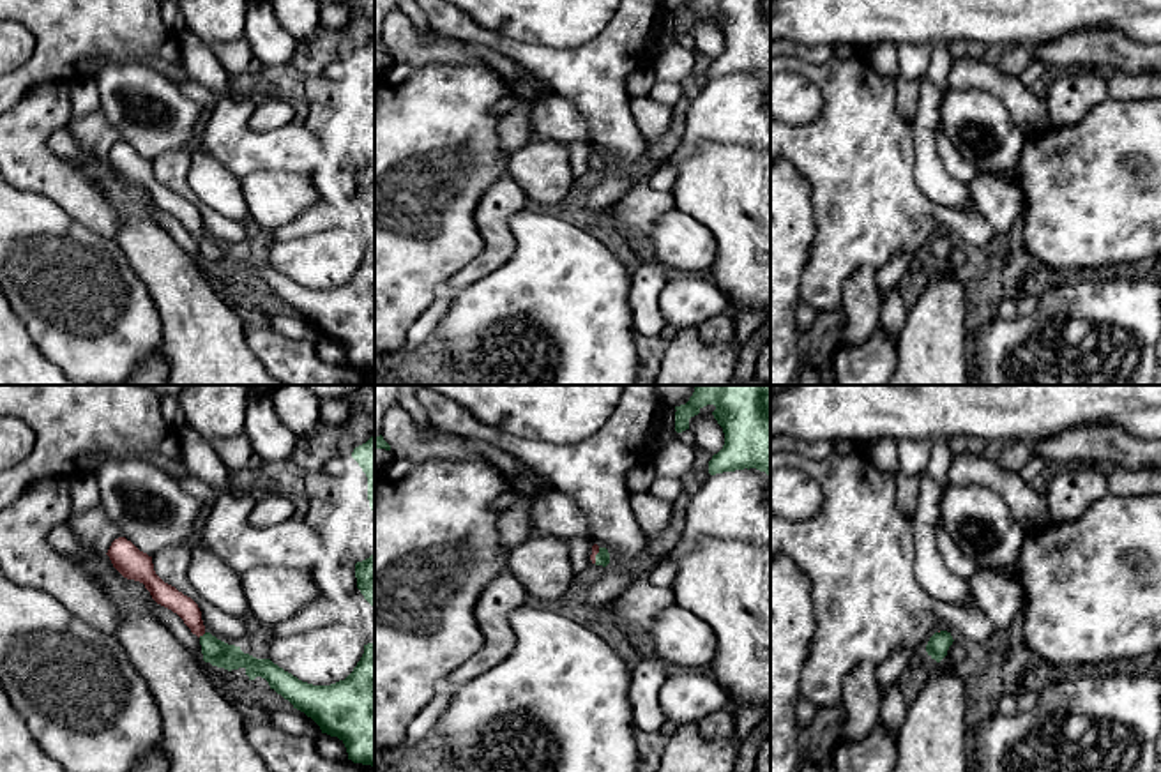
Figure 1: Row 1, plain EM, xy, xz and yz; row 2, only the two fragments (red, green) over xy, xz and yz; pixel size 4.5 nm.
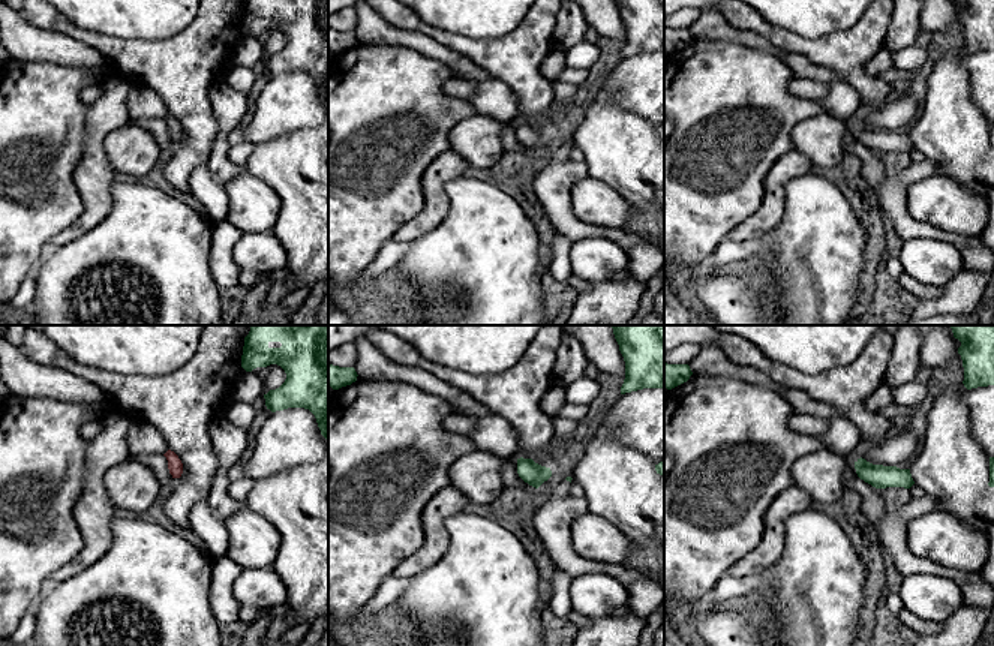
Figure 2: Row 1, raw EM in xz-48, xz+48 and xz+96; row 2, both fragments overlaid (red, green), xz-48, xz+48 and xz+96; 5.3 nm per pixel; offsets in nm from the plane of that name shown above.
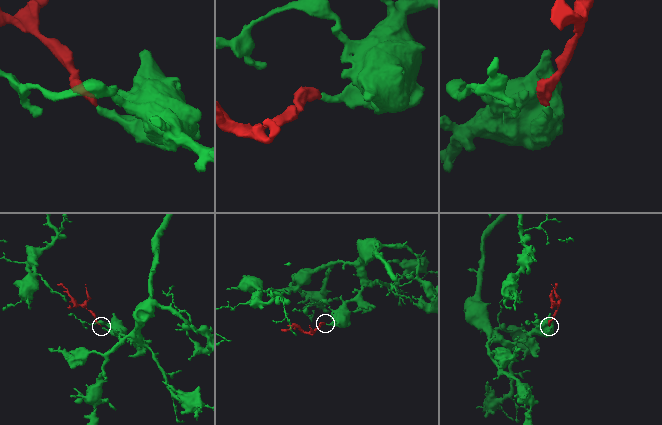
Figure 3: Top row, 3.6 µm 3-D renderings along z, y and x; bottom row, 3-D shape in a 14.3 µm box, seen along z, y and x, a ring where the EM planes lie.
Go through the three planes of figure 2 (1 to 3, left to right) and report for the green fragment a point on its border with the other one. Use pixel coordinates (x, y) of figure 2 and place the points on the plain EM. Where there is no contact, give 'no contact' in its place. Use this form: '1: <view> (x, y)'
1: no contact
2: no contact
3: no contact

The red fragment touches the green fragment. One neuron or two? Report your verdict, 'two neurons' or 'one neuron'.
one neuron

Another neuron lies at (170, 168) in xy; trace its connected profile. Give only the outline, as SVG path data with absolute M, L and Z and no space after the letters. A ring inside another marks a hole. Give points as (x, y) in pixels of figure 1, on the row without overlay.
M166 150L164 154L152 159L152 168L156 178L164 187L175 191L178 196L191 201L198 208L205 237L210 237L228 249L240 251L242 244L247 238L244 224L221 216L196 196L187 180L191 157L186 150Z

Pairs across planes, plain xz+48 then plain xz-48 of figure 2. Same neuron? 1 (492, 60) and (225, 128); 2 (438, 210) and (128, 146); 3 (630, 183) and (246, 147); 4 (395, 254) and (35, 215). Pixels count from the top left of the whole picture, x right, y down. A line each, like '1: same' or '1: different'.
1: different
2: different
3: different
4: different

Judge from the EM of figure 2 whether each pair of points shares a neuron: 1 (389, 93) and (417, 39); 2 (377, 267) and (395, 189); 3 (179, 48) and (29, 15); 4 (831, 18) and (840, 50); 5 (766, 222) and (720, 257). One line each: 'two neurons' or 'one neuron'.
1: two neurons
2: two neurons
3: one neuron
4: two neurons
5: two neurons

